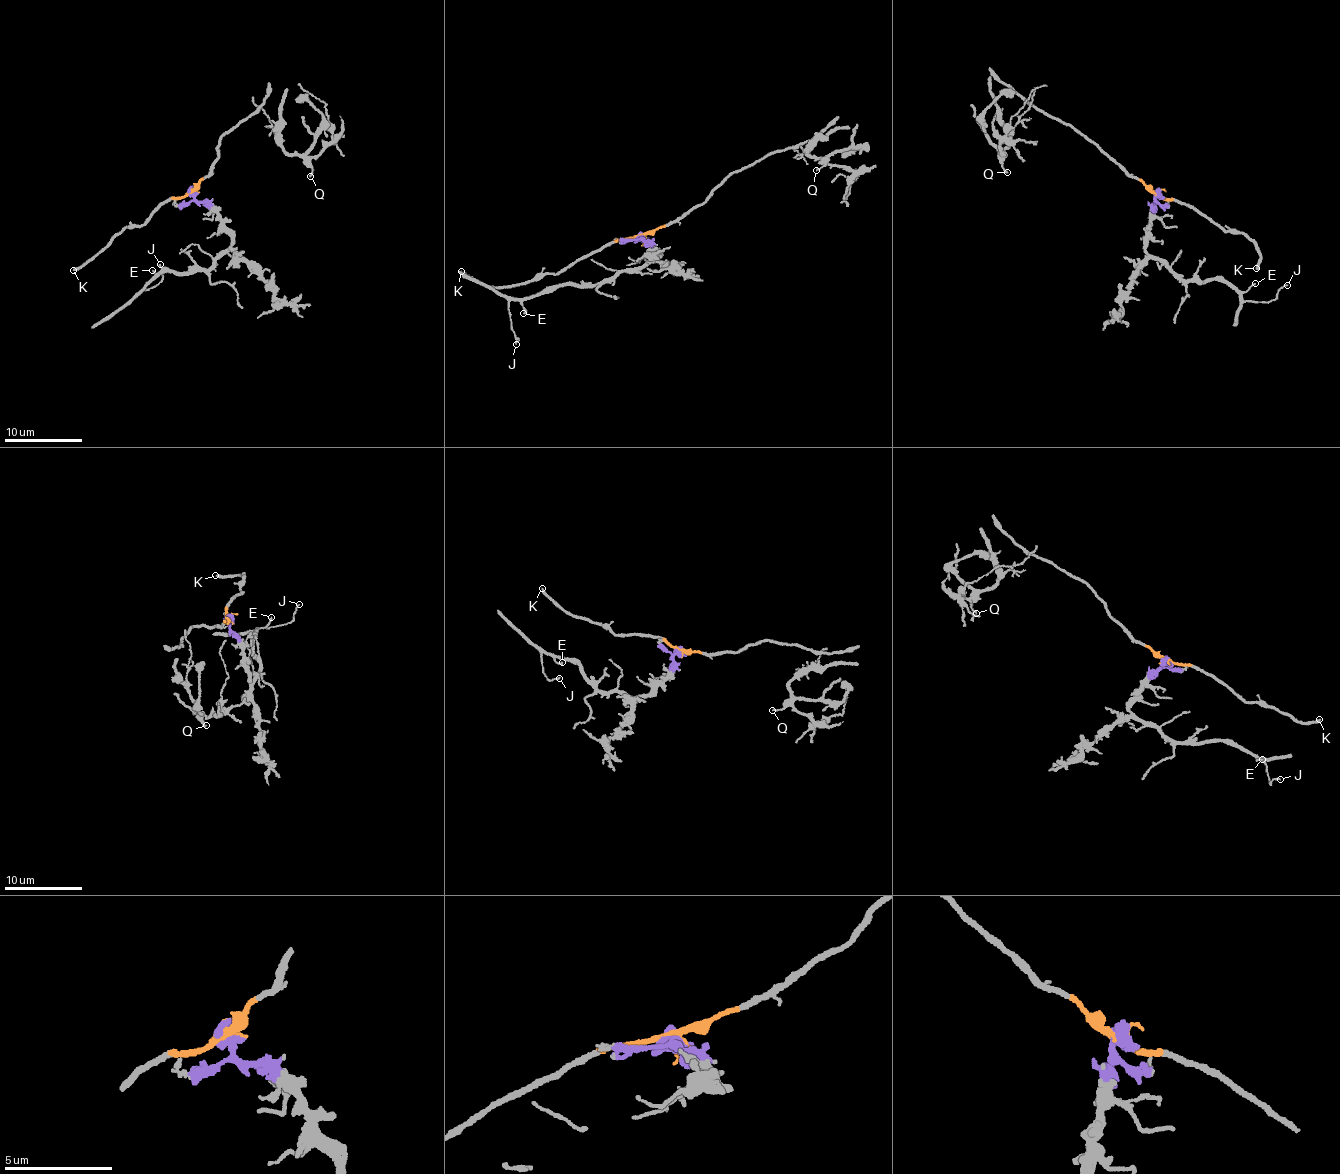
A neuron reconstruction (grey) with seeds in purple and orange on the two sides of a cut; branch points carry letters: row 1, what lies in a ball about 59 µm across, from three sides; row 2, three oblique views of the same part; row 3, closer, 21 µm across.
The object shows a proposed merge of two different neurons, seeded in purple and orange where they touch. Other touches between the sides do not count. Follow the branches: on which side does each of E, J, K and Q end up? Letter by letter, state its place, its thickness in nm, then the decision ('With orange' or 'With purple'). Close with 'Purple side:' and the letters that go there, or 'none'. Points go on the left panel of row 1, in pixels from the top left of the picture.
E: Place: (152, 270). Thickness 130 nm. With purple
J: Place: (160, 264). Thickness 110 nm. With purple
K: Place: (73, 270). Thickness 240 nm. With orange
Q: Place: (310, 176). Thickness 140 nm. With orange
Purple side: E, J

